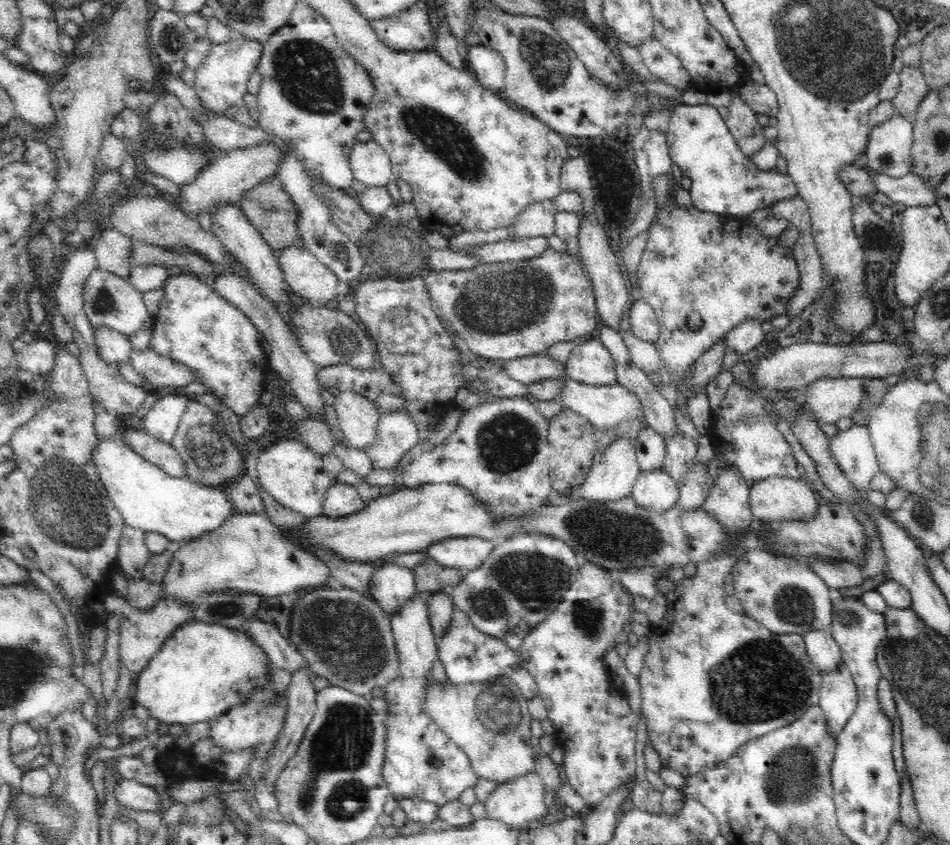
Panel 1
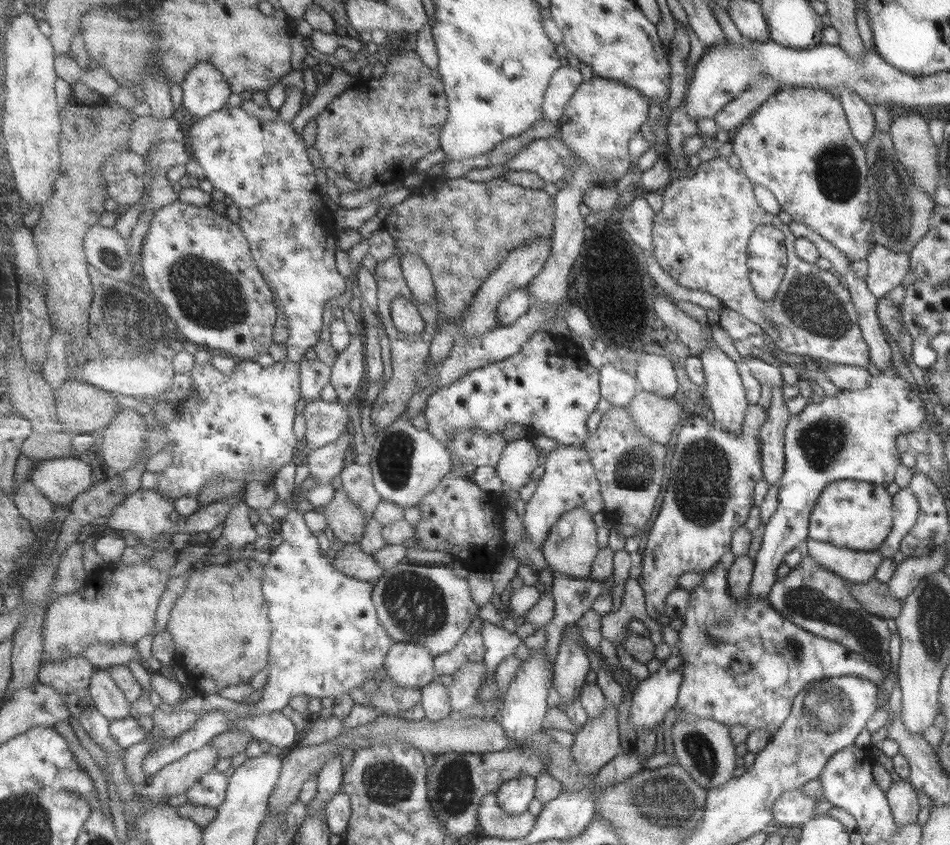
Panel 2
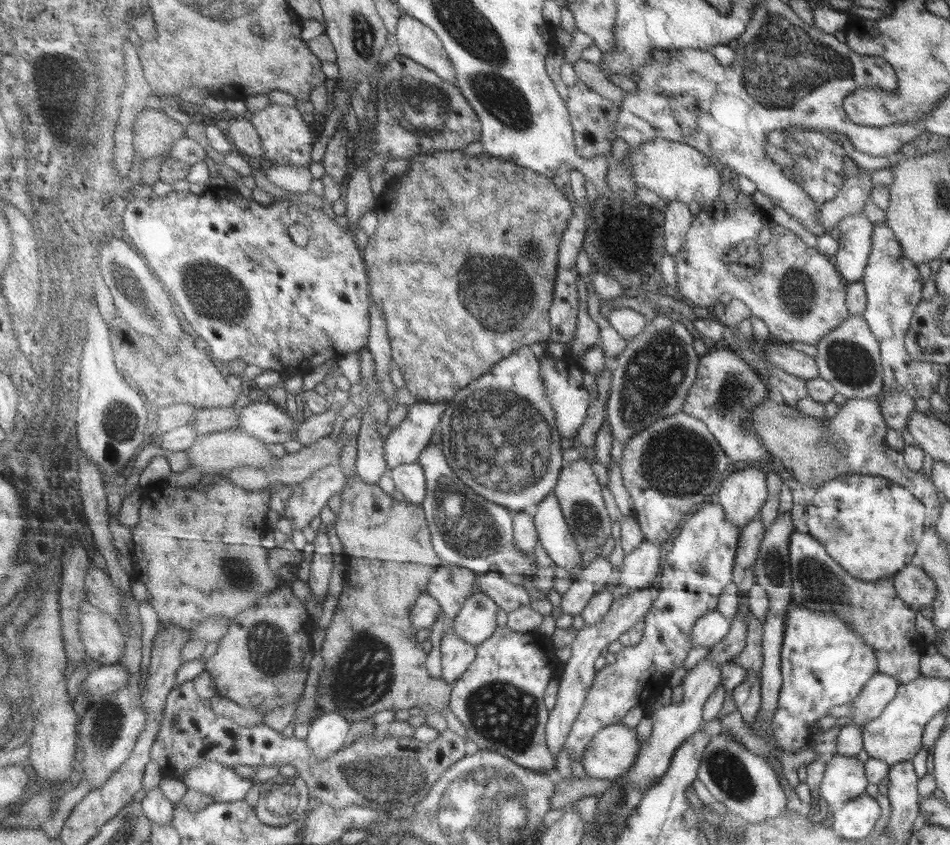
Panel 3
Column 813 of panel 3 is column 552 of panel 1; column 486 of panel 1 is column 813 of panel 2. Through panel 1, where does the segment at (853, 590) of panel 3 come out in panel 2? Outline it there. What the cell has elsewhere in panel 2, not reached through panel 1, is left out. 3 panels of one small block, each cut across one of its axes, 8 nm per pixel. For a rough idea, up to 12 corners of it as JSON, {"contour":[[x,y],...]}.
{"contour":[[802,551],[767,603],[891,681],[886,619]]}

